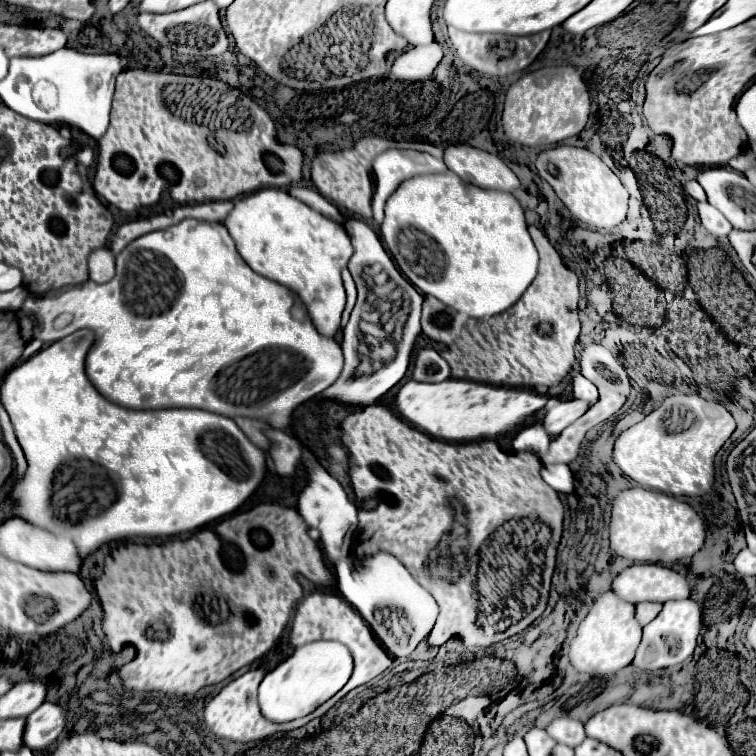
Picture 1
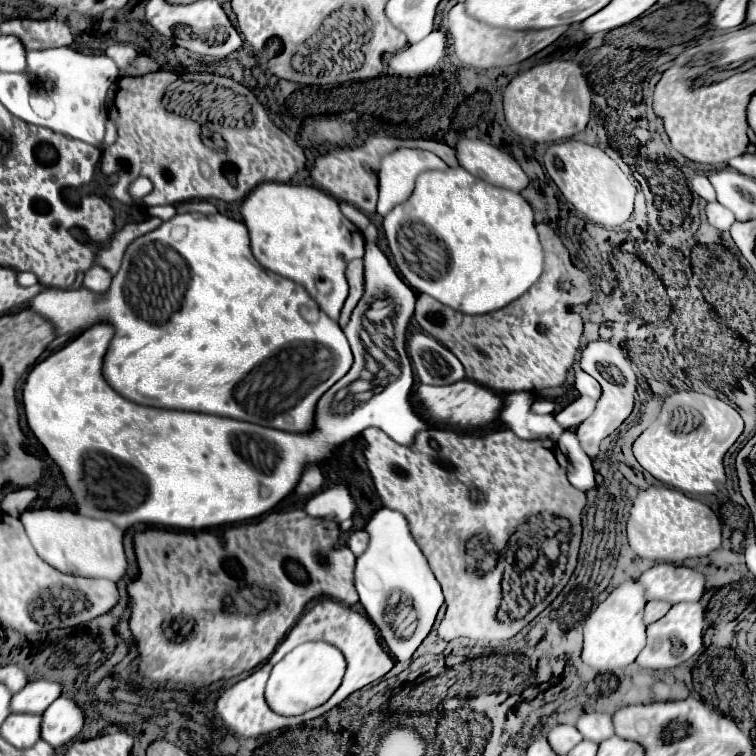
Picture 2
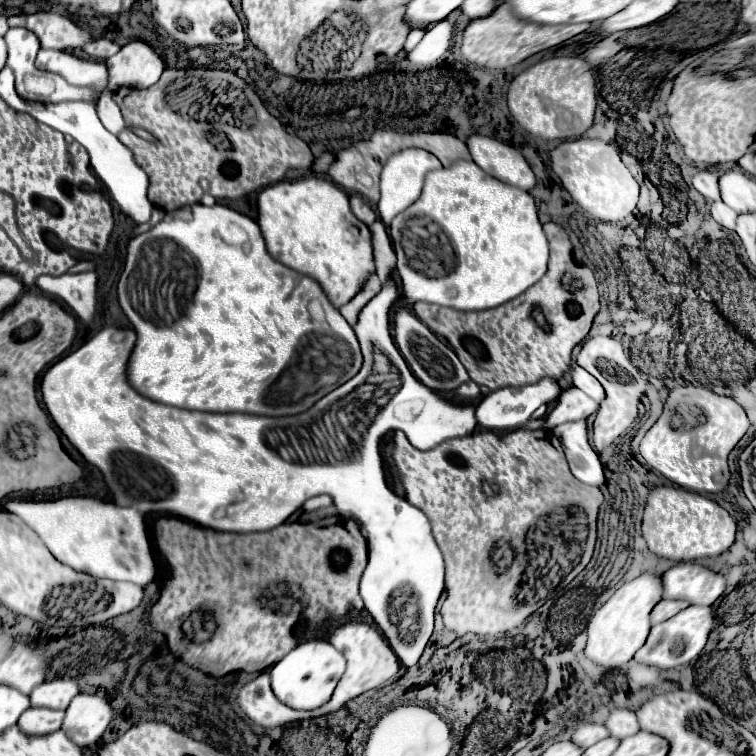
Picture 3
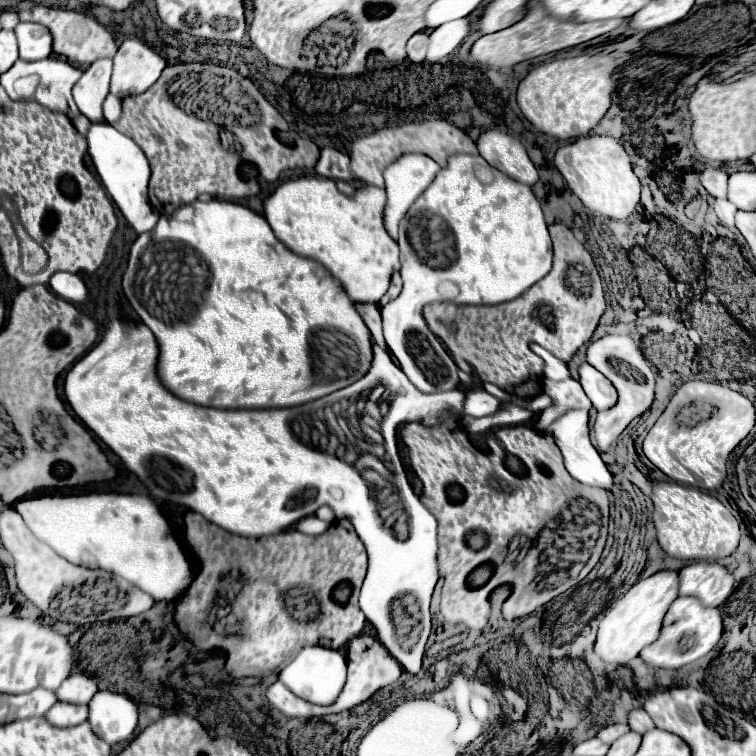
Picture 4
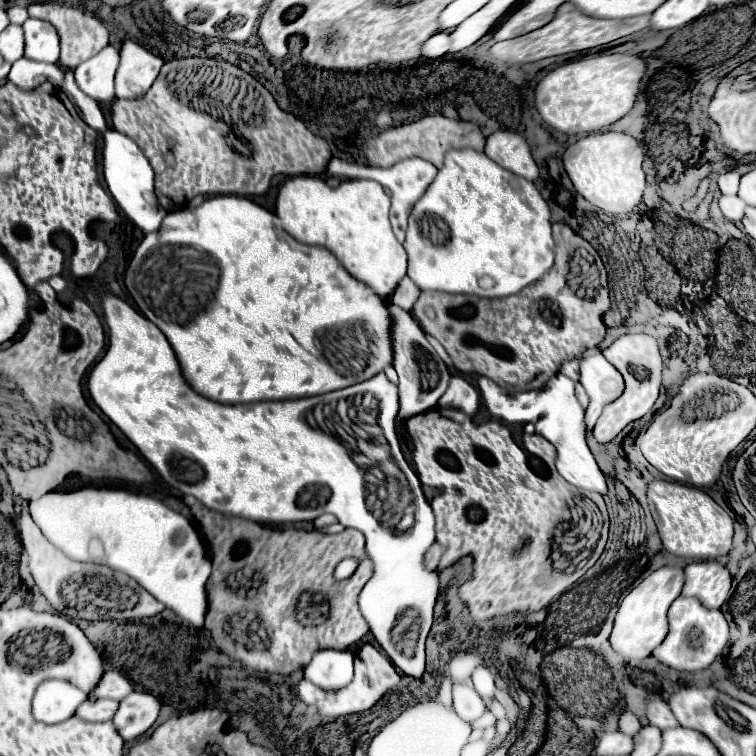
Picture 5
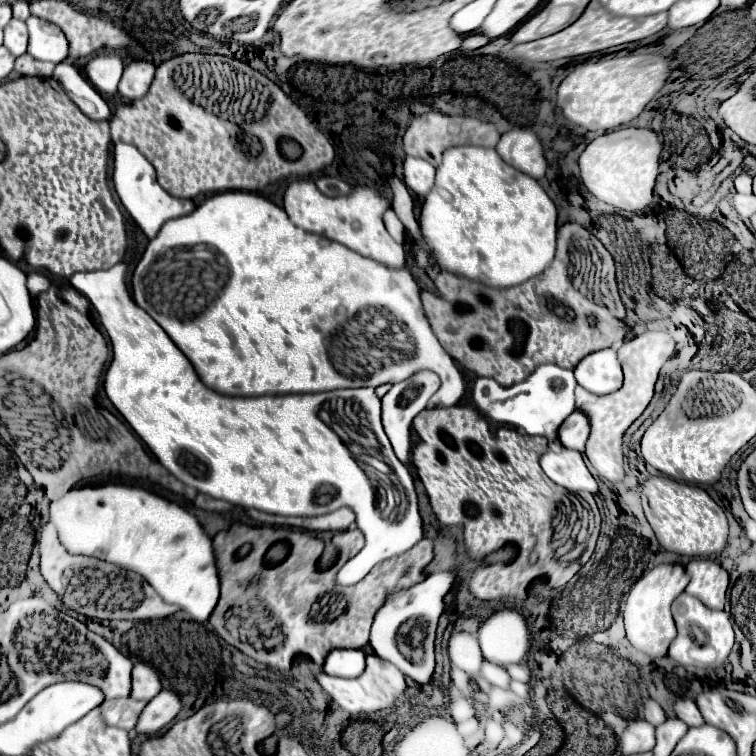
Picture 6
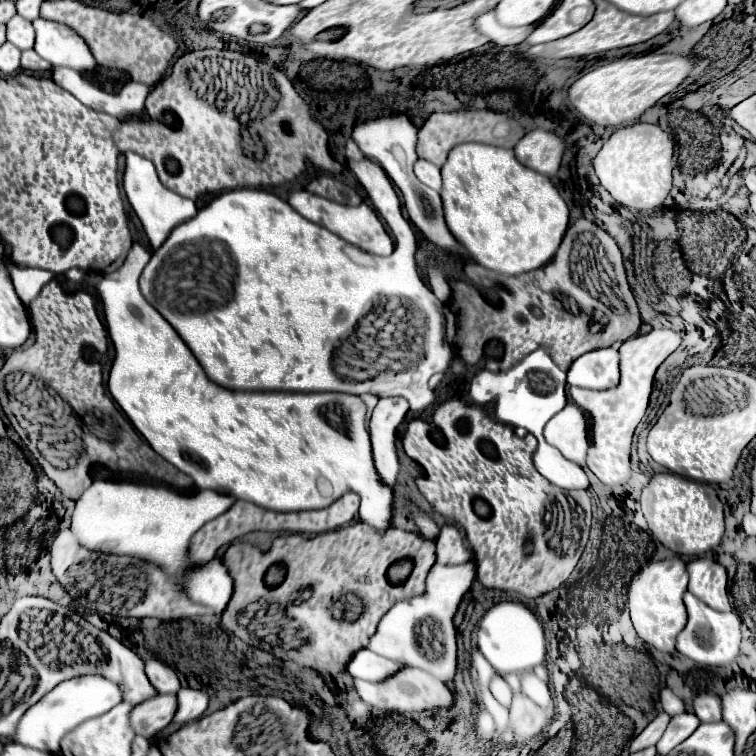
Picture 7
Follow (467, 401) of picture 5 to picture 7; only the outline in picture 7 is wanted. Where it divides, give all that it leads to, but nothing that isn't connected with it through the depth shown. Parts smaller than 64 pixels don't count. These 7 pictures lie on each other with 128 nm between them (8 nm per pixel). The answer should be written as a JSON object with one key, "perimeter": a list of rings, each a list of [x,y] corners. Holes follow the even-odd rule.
{"perimeter":[[[242,188],[242,190],[222,192],[206,208],[202,208],[192,220],[174,228],[172,234],[168,236],[168,240],[162,244],[162,248],[158,248],[152,254],[152,260],[144,268],[144,272],[140,276],[140,290],[146,296],[146,300],[150,300],[150,304],[154,304],[158,308],[158,312],[176,328],[176,332],[182,336],[182,340],[190,346],[190,350],[194,352],[194,356],[202,364],[206,376],[224,388],[230,388],[230,390],[284,390],[284,392],[344,392],[344,394],[356,394],[356,396],[374,394],[378,398],[404,396],[410,404],[410,410],[420,412],[434,402],[434,394],[428,388],[430,376],[436,372],[448,370],[450,360],[452,360],[452,352],[448,350],[448,344],[444,344],[444,332],[446,332],[444,304],[420,280],[418,270],[416,270],[416,262],[414,262],[414,252],[416,252],[416,238],[404,236],[404,238],[400,238],[400,244],[396,246],[396,250],[390,256],[370,256],[368,252],[358,250],[352,244],[348,244],[346,240],[342,240],[340,236],[332,234],[324,226],[306,220],[286,200],[282,200],[270,192],[264,192],[264,190]],[[400,284],[408,284],[404,288],[404,292],[400,292]],[[392,296],[398,296],[402,300],[412,300],[412,304],[420,310],[422,326],[418,326],[416,336],[390,338],[392,344],[382,346],[380,350],[378,350],[378,344],[366,342],[366,348],[370,346],[372,354],[364,354],[364,350],[362,352],[352,350],[356,346],[356,342],[348,342],[348,338],[352,336],[356,322],[360,322],[370,312],[370,308],[374,306],[376,300],[392,298]],[[422,330],[424,330],[424,336],[420,334]],[[440,332],[442,332],[442,336],[440,336]]]}

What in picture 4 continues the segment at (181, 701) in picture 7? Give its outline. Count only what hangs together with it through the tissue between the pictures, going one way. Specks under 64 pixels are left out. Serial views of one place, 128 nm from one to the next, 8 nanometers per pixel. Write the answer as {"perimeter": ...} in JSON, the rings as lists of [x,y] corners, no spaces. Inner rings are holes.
{"perimeter":[[[98,692],[90,702],[88,722],[102,740],[116,744],[132,738],[138,716],[140,710],[128,696],[118,692]]]}

